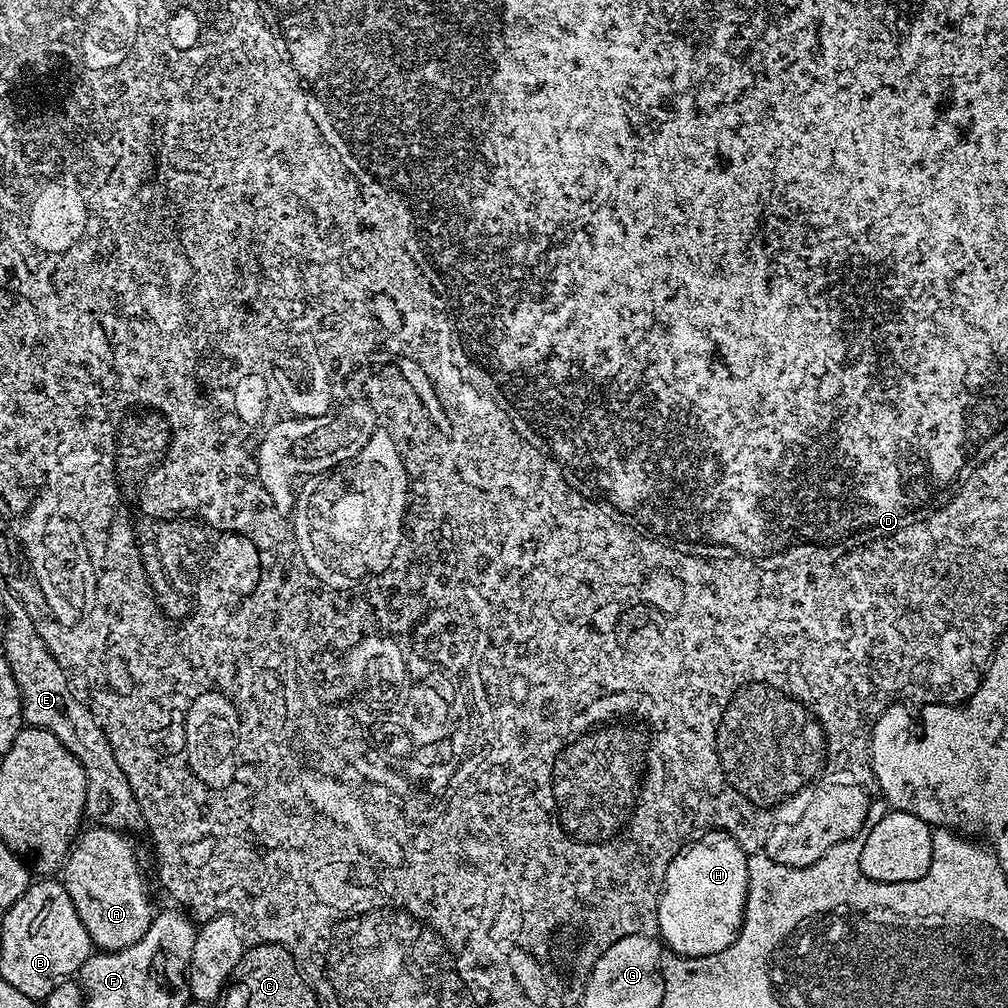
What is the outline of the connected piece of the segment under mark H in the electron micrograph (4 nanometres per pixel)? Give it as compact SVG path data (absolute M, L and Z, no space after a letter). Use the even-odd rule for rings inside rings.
M712 828L698 840L685 845L672 859L661 883L658 922L682 920L688 924L670 924L670 934L658 934L663 945L673 954L684 957L706 957L720 953L737 940L737 934L722 936L718 922L708 920L739 920L744 922L745 902L748 900L751 867L749 855L741 843L728 832ZM700 920L700 922L696 922ZM680 930L680 934L676 934ZM682 930L698 930L694 936Z

